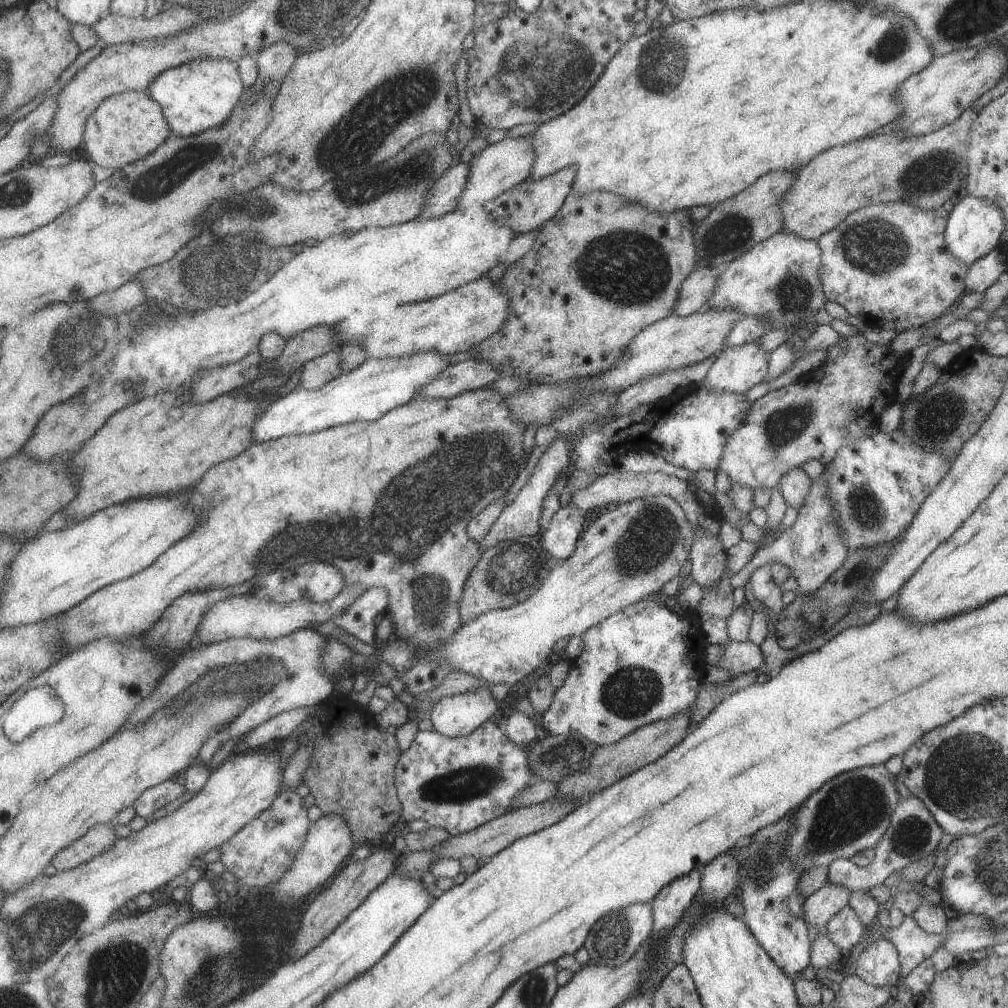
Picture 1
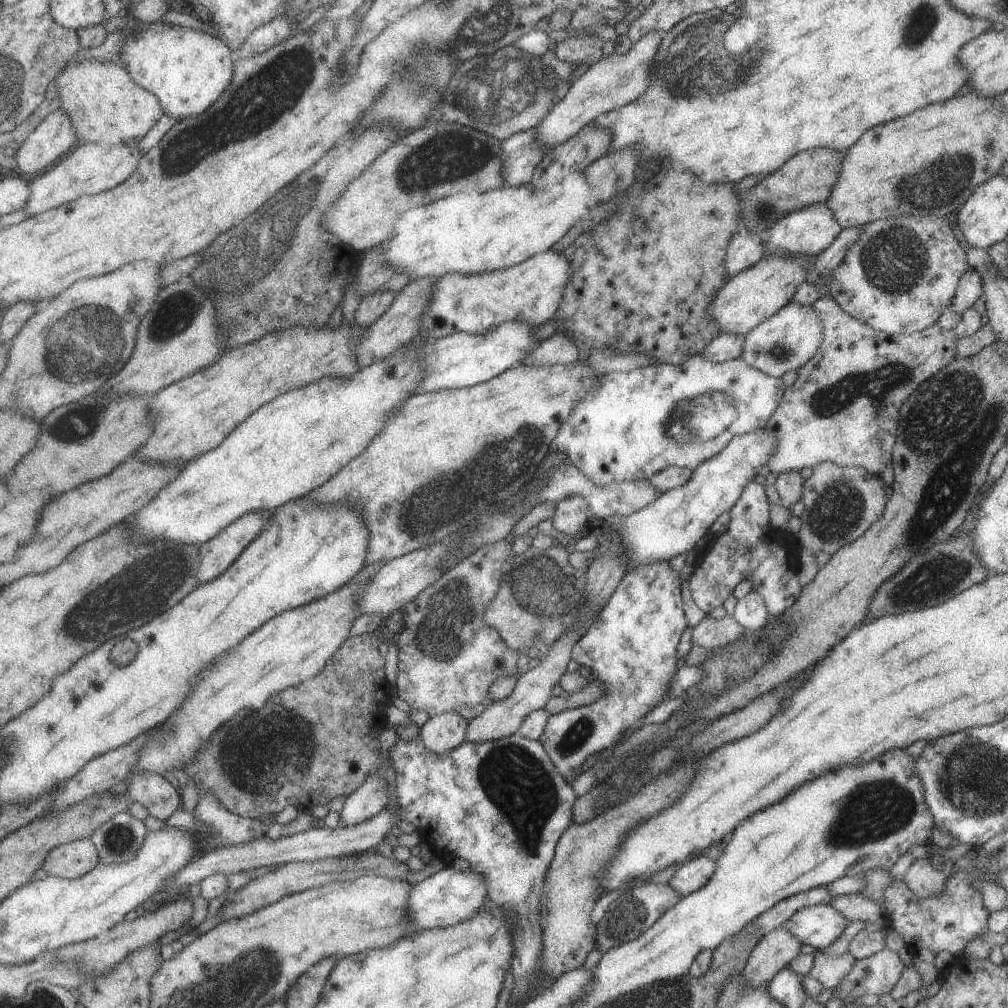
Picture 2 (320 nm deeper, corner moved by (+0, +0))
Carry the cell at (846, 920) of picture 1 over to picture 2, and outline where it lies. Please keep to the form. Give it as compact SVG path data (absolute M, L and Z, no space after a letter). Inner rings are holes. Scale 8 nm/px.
M815 905L797 910L782 928L799 938L801 945L823 950L853 926L830 905Z

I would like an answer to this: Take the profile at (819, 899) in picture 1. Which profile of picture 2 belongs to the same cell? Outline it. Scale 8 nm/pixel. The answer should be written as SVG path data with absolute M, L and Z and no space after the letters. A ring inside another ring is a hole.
M778 927L763 935L741 970L747 986L768 986L769 980L800 953L799 938Z

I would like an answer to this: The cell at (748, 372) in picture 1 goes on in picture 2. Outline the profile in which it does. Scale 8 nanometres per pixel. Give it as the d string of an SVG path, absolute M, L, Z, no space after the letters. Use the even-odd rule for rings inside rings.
M790 301L775 314L757 324L744 338L739 359L762 374L780 378L788 371L797 371L817 352L821 344L821 322L811 305L801 306Z

